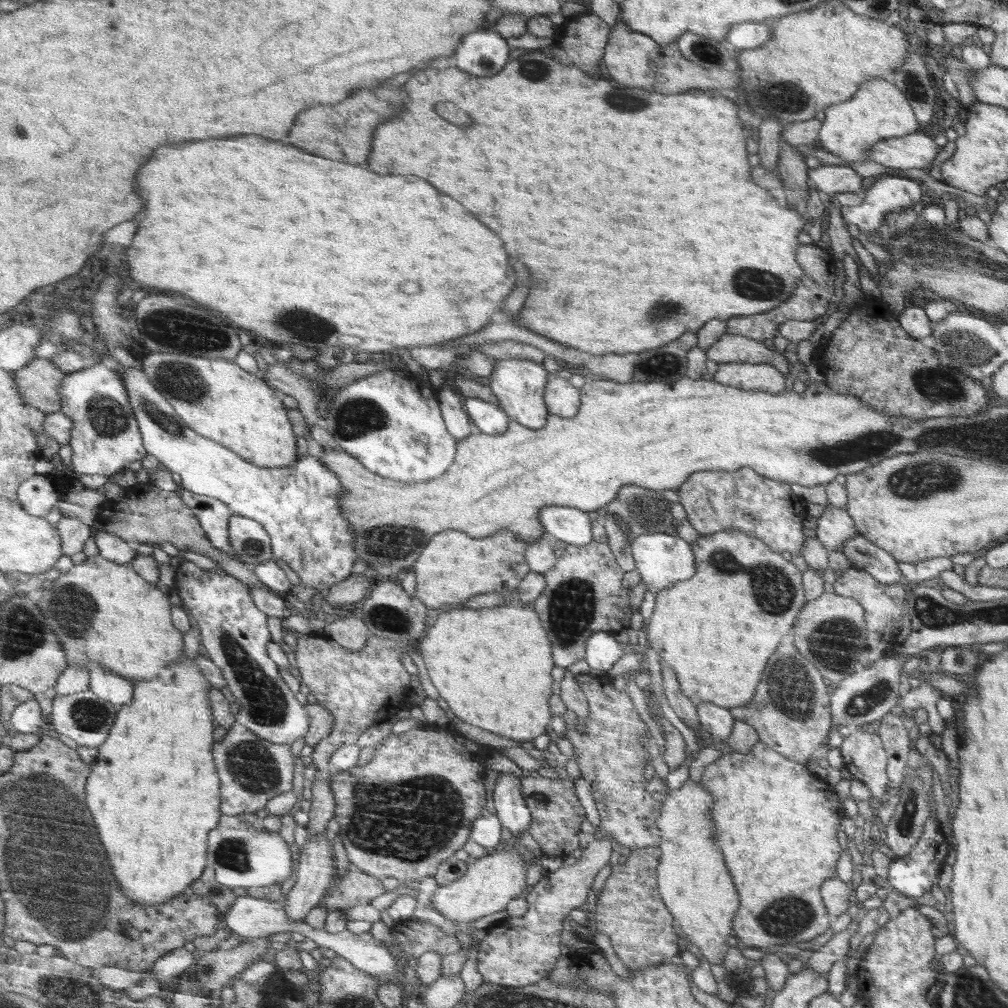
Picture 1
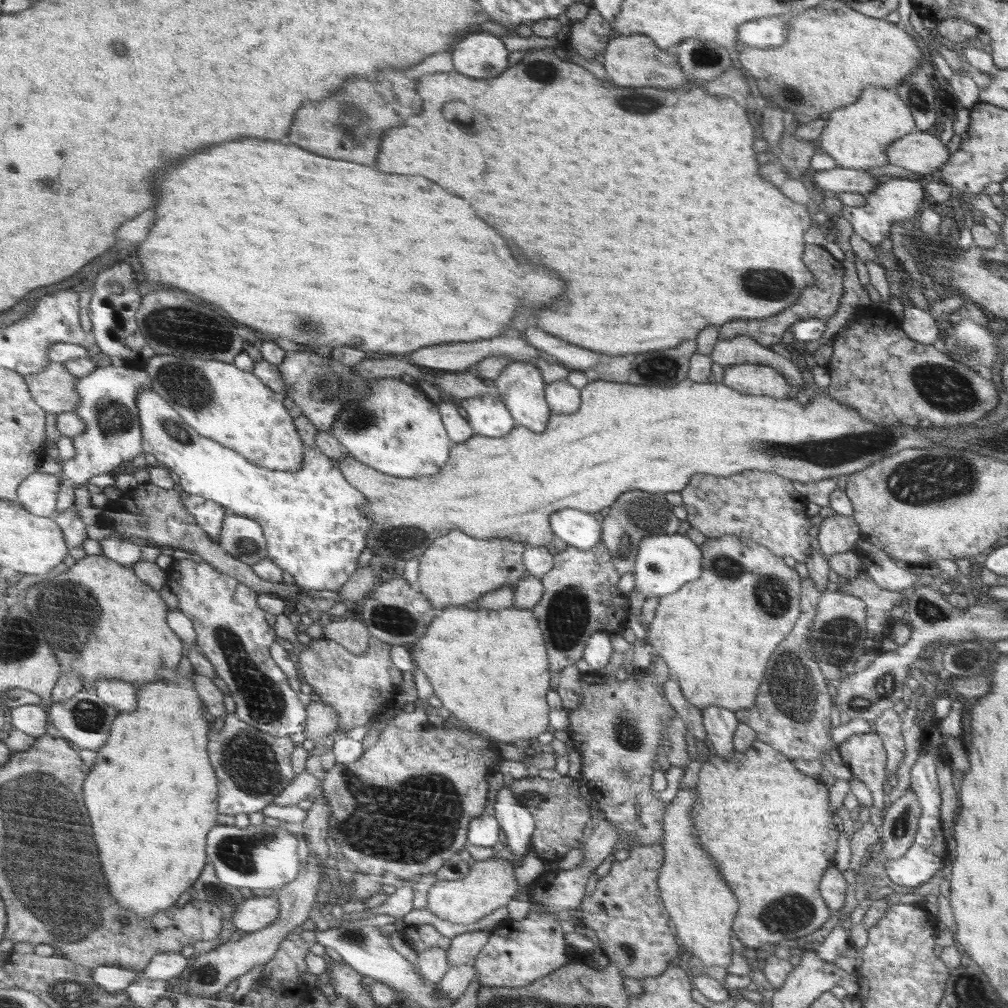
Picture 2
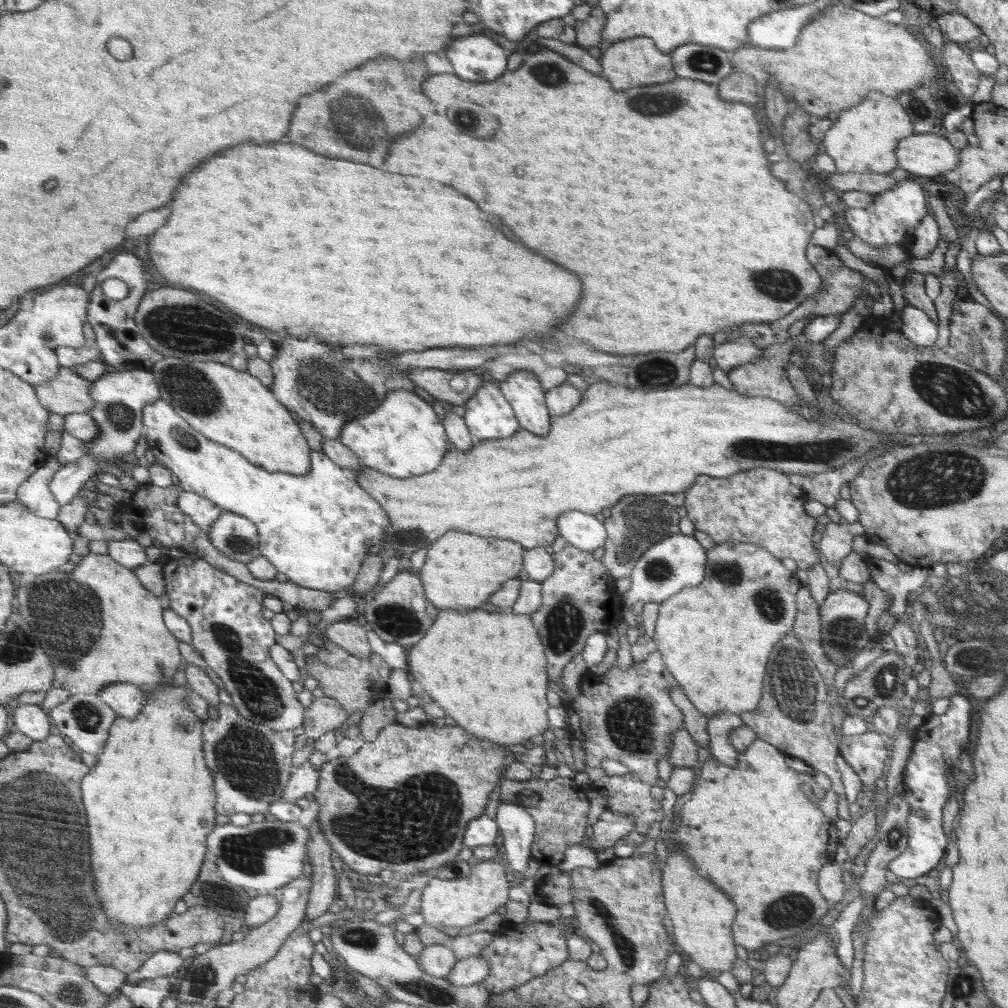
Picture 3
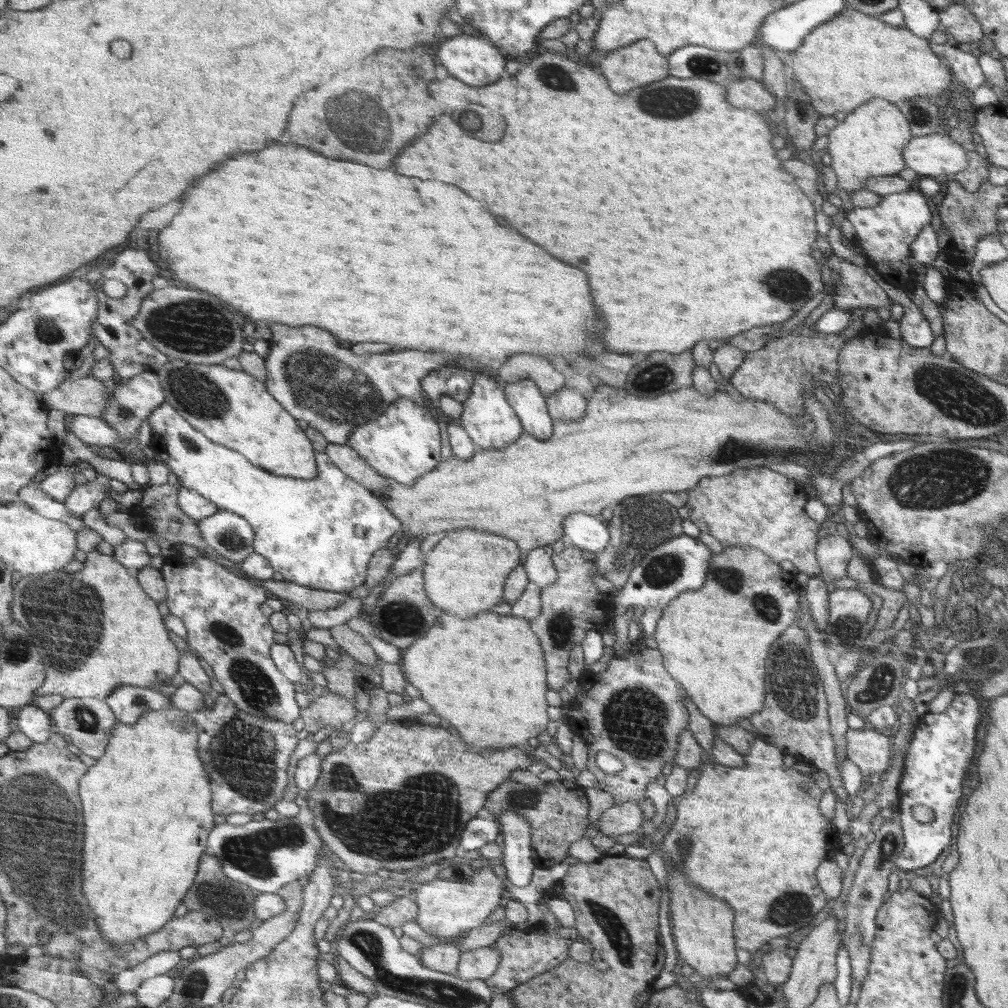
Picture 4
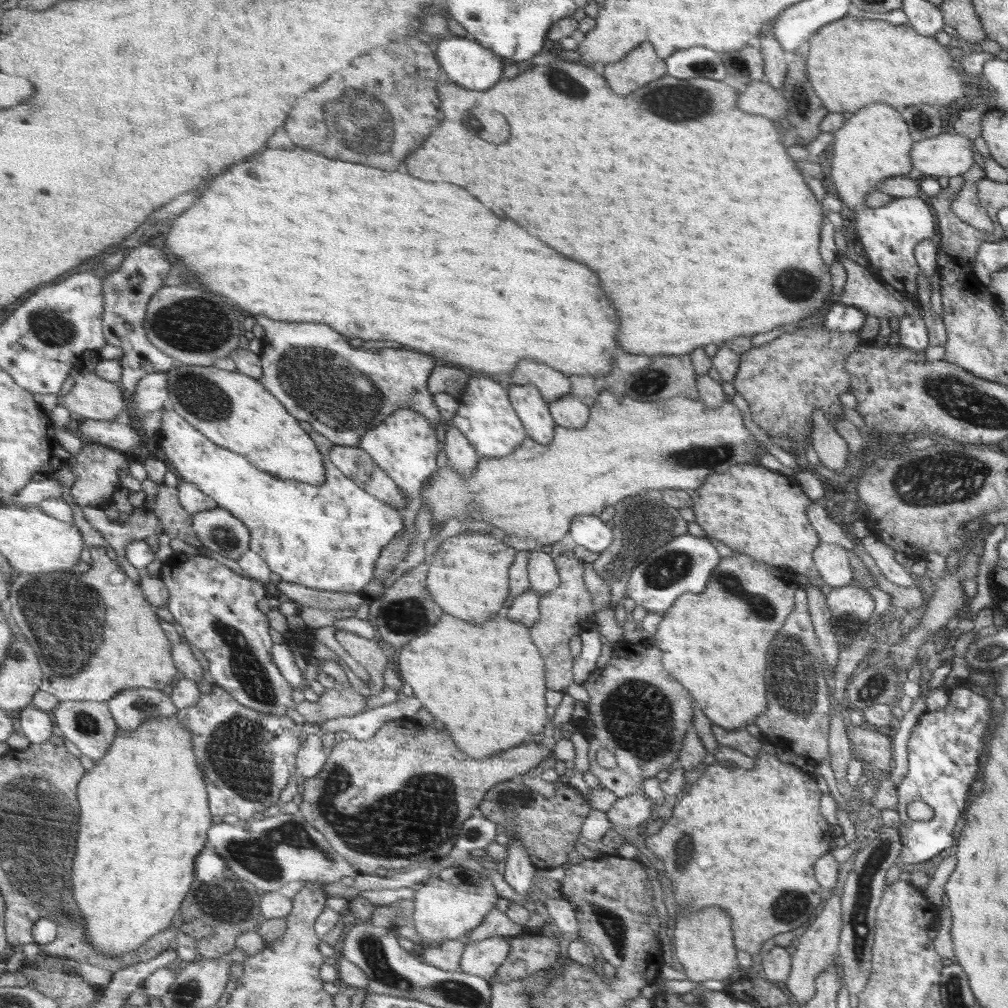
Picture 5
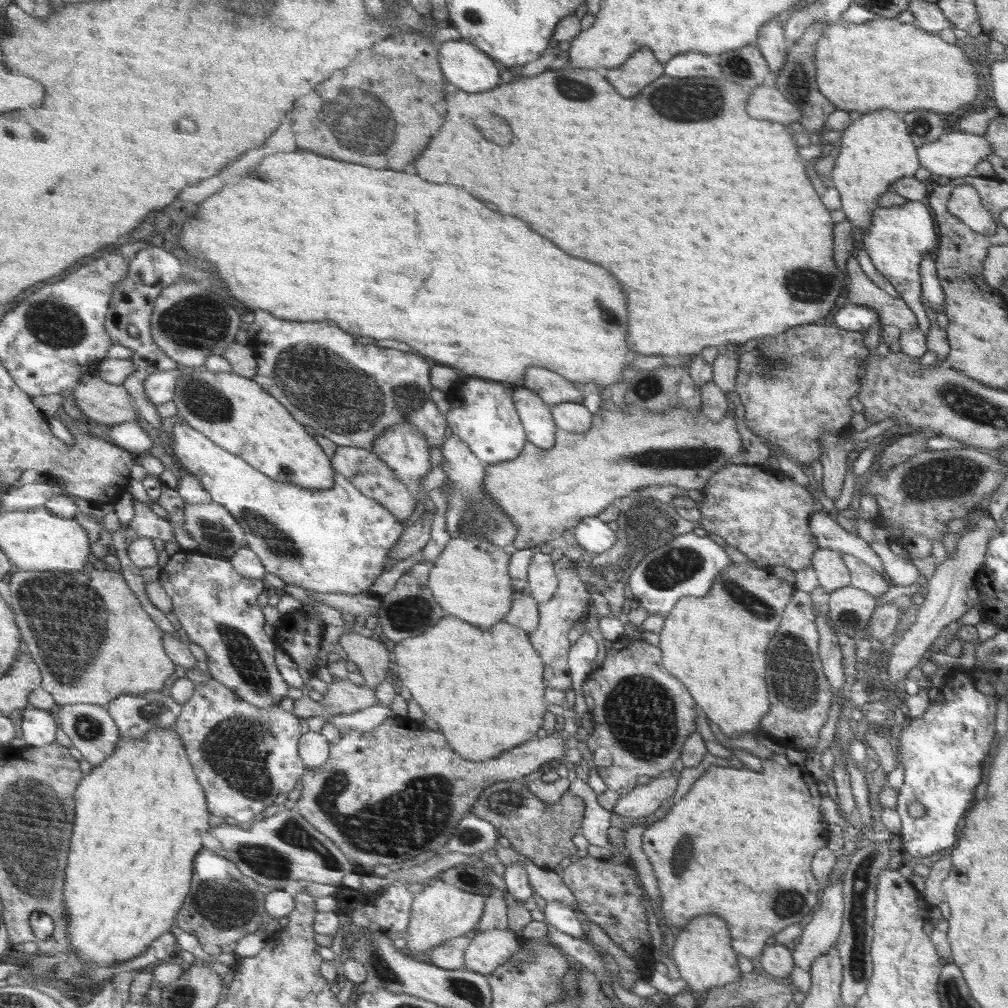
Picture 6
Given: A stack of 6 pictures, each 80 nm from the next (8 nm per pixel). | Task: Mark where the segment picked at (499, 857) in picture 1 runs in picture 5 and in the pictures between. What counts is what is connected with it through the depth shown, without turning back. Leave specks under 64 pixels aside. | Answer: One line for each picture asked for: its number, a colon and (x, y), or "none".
2: (489, 884)
3: (462, 901)
4: (446, 909)
5: (443, 911)

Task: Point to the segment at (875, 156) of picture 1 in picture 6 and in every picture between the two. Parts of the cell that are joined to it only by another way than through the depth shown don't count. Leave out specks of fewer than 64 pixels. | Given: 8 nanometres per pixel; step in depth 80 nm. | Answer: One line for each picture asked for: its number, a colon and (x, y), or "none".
2: (922, 152)
3: (924, 154)
4: (930, 155)
5: (950, 155)
6: (954, 155)

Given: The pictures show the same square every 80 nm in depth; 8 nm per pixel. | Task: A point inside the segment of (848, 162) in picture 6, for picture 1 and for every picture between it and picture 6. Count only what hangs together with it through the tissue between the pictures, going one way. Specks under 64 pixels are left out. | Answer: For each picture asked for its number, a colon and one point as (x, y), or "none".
1: (879, 110)
2: (857, 136)
3: (864, 139)
4: (869, 142)
5: (873, 145)

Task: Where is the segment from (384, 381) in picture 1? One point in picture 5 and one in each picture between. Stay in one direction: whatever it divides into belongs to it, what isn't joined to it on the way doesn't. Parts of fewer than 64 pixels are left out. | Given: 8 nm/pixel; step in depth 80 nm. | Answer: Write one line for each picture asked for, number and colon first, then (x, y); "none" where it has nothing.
2: (397, 429)
3: (403, 438)
4: (404, 443)
5: (405, 446)

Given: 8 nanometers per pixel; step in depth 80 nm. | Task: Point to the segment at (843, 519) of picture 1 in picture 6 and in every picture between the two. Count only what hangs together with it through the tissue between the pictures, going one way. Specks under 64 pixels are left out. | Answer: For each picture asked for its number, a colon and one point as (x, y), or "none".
2: (839, 533)
3: (835, 544)
4: (834, 553)
5: (832, 560)
6: (833, 574)

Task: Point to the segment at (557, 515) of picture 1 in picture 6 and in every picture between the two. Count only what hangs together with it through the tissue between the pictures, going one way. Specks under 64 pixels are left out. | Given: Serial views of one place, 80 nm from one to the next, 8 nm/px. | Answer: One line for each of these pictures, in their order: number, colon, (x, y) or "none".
2: (574, 527)
3: (586, 531)
4: (588, 532)
5: (590, 531)
6: (593, 534)

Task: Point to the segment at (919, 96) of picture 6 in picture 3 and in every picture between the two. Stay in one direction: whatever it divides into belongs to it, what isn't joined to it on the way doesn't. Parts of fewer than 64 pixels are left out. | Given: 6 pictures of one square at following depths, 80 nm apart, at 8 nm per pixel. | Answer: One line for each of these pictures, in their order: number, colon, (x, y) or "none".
3: (850, 54)
4: (855, 57)
5: (853, 62)

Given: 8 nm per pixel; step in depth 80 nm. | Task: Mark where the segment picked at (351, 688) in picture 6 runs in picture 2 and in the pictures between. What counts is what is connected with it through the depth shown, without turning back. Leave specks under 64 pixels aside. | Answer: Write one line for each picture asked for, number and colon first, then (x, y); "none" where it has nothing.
2: (322, 720)
3: (324, 714)
4: (327, 708)
5: (334, 703)

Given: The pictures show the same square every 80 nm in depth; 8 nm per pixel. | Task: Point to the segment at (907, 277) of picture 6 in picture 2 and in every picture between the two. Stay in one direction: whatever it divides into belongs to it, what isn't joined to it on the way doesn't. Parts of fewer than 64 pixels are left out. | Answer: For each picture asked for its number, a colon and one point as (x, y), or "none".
2: (897, 199)
3: (892, 218)
4: (886, 231)
5: (889, 234)

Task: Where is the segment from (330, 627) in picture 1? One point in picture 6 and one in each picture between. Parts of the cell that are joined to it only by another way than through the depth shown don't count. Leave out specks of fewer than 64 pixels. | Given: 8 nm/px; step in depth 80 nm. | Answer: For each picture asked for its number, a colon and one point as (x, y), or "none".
2: (352, 634)
3: (349, 634)
4: (352, 642)
5: (366, 652)
6: (371, 656)

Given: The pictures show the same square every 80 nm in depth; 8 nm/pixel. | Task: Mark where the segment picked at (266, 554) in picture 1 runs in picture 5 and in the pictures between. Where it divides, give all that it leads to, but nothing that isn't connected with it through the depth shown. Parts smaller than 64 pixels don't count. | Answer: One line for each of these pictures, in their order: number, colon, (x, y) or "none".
2: (240, 536)
3: (235, 536)
4: (231, 536)
5: (219, 530)

